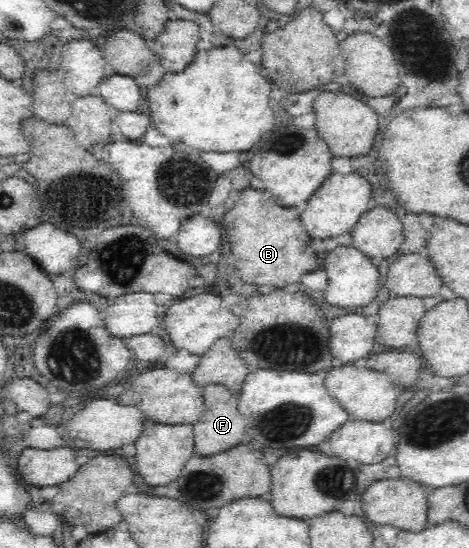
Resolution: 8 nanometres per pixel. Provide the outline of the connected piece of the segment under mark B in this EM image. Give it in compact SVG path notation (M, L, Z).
M246 189L240 199L225 213L220 223L232 223L226 227L236 269L242 275L242 281L256 283L262 290L285 288L289 283L300 281L308 271L314 271L322 265L312 247L306 229L300 221L301 214L294 207L278 205L274 197L262 189Z

